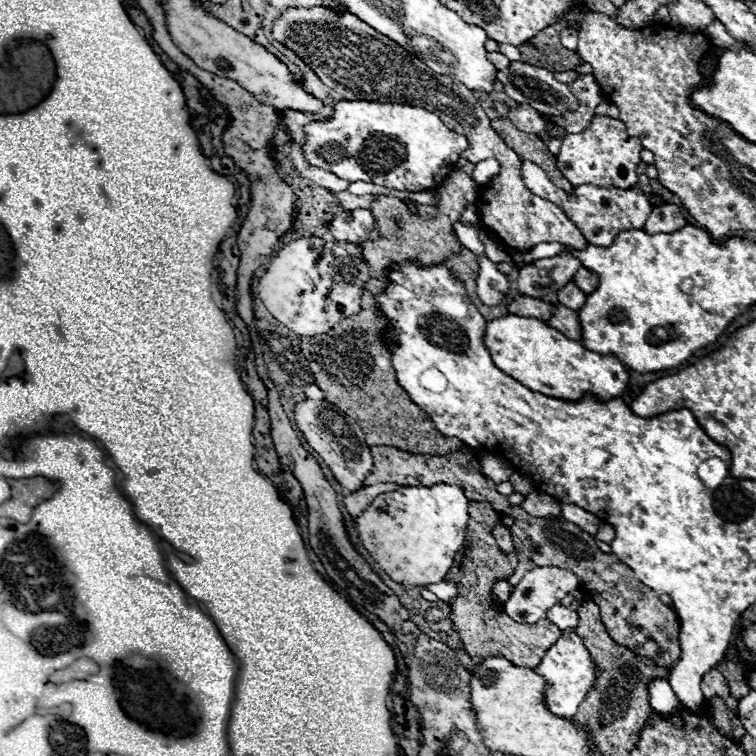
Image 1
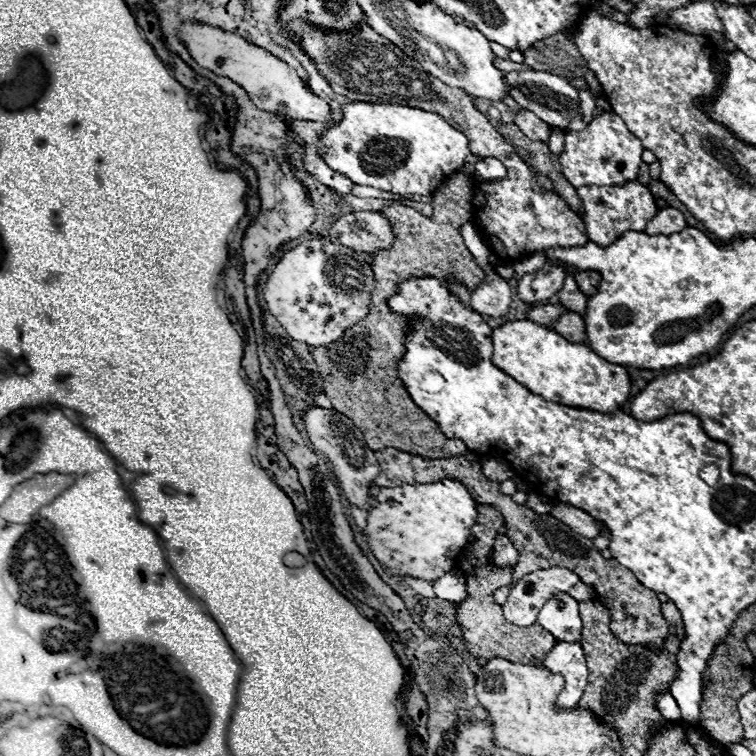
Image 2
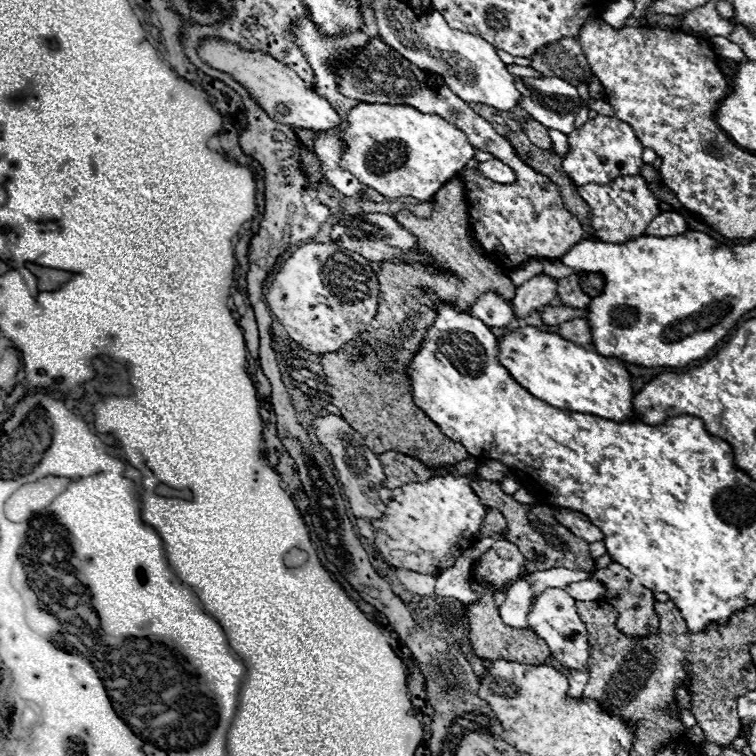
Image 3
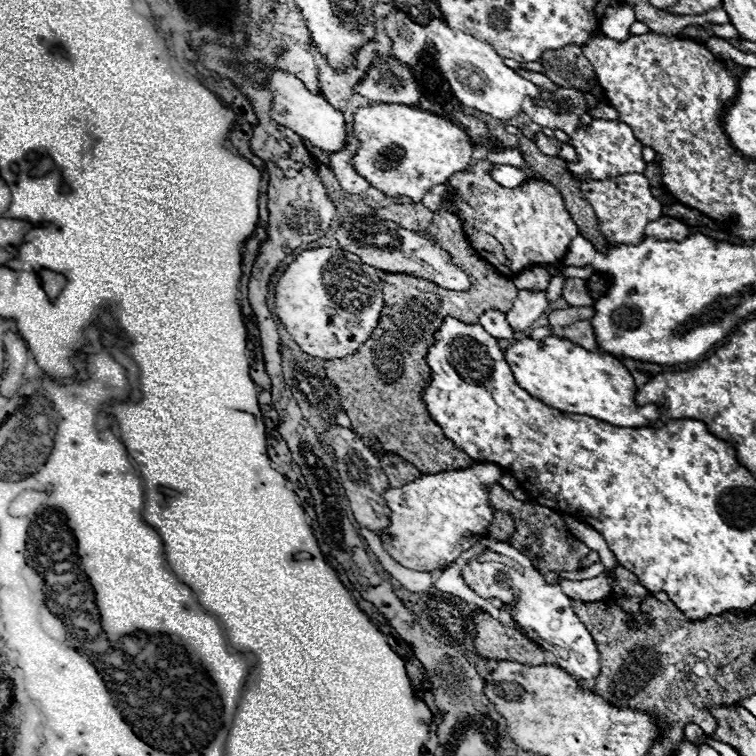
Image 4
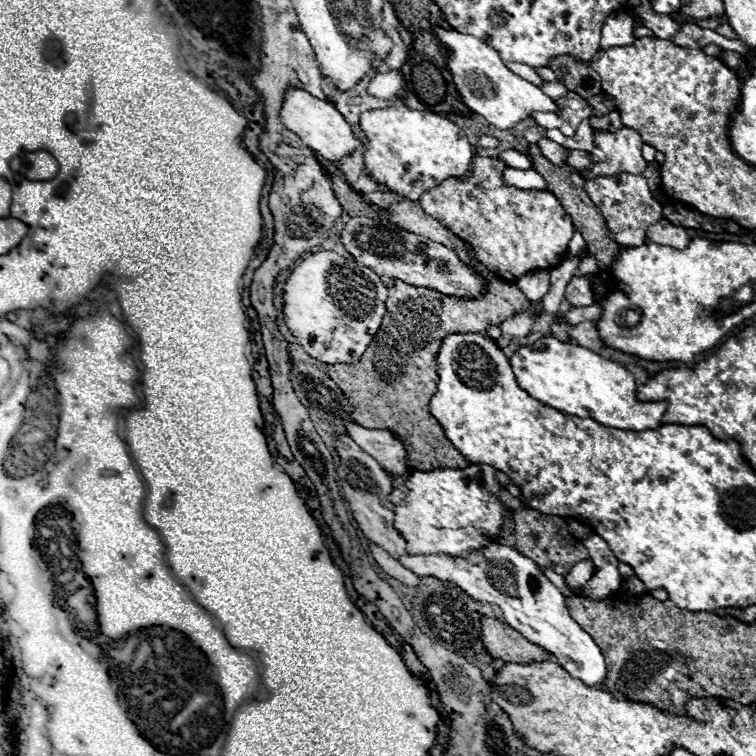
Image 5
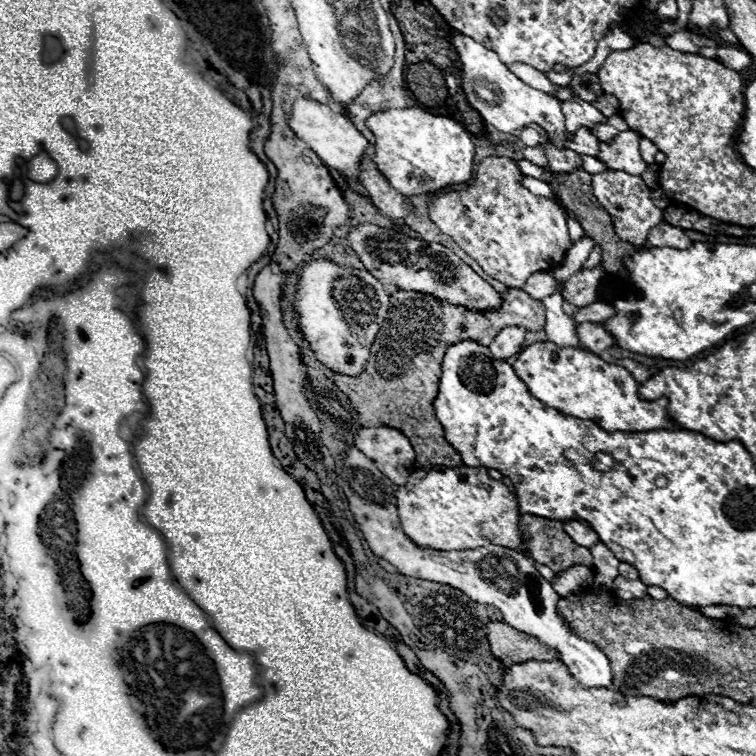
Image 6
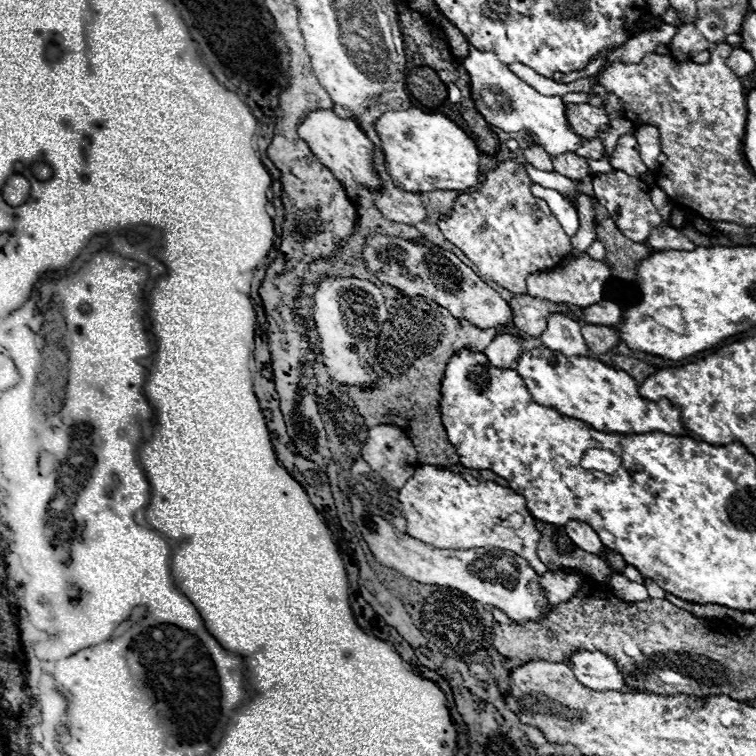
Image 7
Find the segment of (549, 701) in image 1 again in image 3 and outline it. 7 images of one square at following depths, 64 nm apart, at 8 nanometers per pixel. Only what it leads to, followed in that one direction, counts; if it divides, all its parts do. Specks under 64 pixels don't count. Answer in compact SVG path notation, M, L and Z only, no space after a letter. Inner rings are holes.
M550 656L550 660L552 660L552 666L568 678L568 698L580 698L580 696L582 696L582 690L584 690L584 686L586 686L586 682L588 682L588 674L558 664L558 660L556 660L554 656Z

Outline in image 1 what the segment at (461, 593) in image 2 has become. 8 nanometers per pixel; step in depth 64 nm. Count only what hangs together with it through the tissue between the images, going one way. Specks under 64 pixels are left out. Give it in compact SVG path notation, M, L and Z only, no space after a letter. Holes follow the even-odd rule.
M442 580L442 582L436 582L436 584L432 584L432 586L426 586L430 592L434 592L442 602L450 602L454 596L456 596L456 584L452 584L452 582L446 582L446 580Z

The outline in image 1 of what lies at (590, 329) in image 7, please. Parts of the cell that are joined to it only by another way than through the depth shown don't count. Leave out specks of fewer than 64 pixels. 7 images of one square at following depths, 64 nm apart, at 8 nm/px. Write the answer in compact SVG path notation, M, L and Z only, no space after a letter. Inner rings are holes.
M560 302L554 304L554 314L552 318L548 320L548 326L560 330L566 338L570 340L580 340L582 334L580 334L580 324L578 324L578 314L572 312L570 308L562 306Z

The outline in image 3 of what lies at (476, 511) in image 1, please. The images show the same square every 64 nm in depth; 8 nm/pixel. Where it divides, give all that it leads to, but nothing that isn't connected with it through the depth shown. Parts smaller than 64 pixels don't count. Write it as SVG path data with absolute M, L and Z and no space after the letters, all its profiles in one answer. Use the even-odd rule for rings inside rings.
M486 508L486 518L484 518L482 526L490 534L504 534L506 532L506 520L504 520L504 516L502 516L502 512L498 512L494 508ZM472 582L472 590L480 596L480 600L472 602L466 606L466 618L470 624L470 642L472 642L472 650L478 658L482 660L510 660L510 662L520 662L520 664L532 664L532 666L540 666L546 662L550 650L546 646L546 642L542 638L538 638L534 632L530 632L530 628L510 628L506 624L502 624L498 606L492 600L494 590L484 590L484 586L480 582Z

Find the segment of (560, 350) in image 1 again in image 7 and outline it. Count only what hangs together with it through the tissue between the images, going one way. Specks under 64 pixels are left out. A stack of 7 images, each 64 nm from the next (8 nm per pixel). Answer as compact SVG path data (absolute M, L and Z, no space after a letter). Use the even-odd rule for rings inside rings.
M534 348L518 358L518 376L528 384L532 398L538 404L552 406L558 412L582 420L602 432L624 432L624 434L644 434L644 432L664 432L664 434L686 434L680 422L680 412L666 400L648 402L638 394L634 378L622 370L606 366L598 358L584 356L564 356L550 348Z

